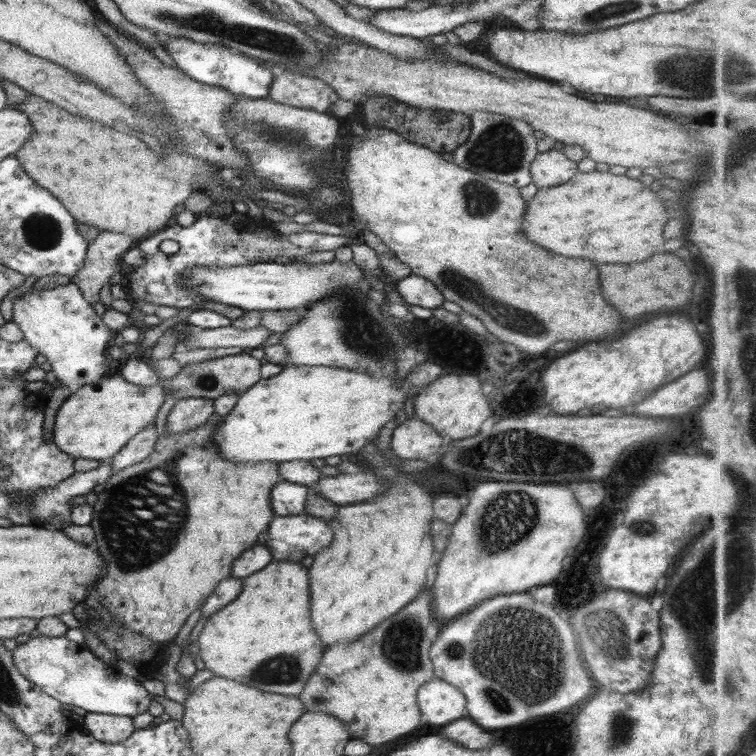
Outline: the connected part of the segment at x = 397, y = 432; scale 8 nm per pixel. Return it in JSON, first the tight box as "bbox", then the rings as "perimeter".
{"bbox":[392,416,443,460],"perimeter":[[[418,416],[406,420],[393,430],[392,451],[399,459],[425,460],[439,453],[443,437]]]}

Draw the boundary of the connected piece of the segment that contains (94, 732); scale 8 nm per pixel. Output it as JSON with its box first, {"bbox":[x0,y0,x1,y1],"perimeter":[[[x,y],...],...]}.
{"bbox":[84,713,136,744],"perimeter":[[[87,713],[84,717],[84,728],[90,736],[104,744],[120,744],[136,729],[132,724],[133,718],[108,714]]]}

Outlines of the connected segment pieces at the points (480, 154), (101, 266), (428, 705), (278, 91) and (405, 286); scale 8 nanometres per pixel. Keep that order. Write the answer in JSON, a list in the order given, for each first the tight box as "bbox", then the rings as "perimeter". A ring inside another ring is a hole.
[{"bbox":[452,111,538,189],"perimeter":[[[475,111],[470,115],[471,130],[468,140],[452,151],[452,162],[484,176],[509,184],[517,189],[532,183],[530,165],[538,154],[534,129],[523,120],[490,111]]]},{"bbox":[71,232,137,306],"perimeter":[[[99,232],[98,237],[90,242],[84,267],[80,268],[71,280],[80,288],[90,305],[94,306],[100,300],[100,289],[110,282],[113,274],[116,274],[117,262],[122,259],[122,254],[137,243],[131,237],[114,232]]]},{"bbox":[417,678,469,726],"perimeter":[[[438,678],[420,687],[417,700],[422,721],[434,726],[442,726],[469,716],[463,692]]]},{"bbox":[268,66,339,113],"perimeter":[[[280,66],[274,67],[272,71],[274,76],[272,78],[272,84],[270,84],[268,98],[276,103],[330,113],[330,107],[339,99],[337,93],[330,88],[328,84],[322,80],[316,79],[316,77],[294,73],[293,71],[286,71],[286,68],[282,69]]]},{"bbox":[396,274,445,310],"perimeter":[[[414,274],[399,280],[396,289],[408,304],[430,308],[430,310],[442,307],[445,301],[444,295],[435,284]]]}]

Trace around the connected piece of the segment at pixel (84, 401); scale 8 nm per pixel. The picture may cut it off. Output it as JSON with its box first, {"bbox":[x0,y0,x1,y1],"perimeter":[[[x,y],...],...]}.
{"bbox":[53,375,168,462],"perimeter":[[[116,375],[104,376],[94,384],[75,387],[72,396],[69,396],[58,409],[53,426],[53,440],[61,452],[74,459],[86,458],[105,462],[111,460],[122,448],[126,447],[128,441],[137,436],[138,432],[142,432],[142,428],[146,430],[148,426],[155,424],[158,410],[166,400],[166,391],[168,390],[161,383],[141,387]]]}

